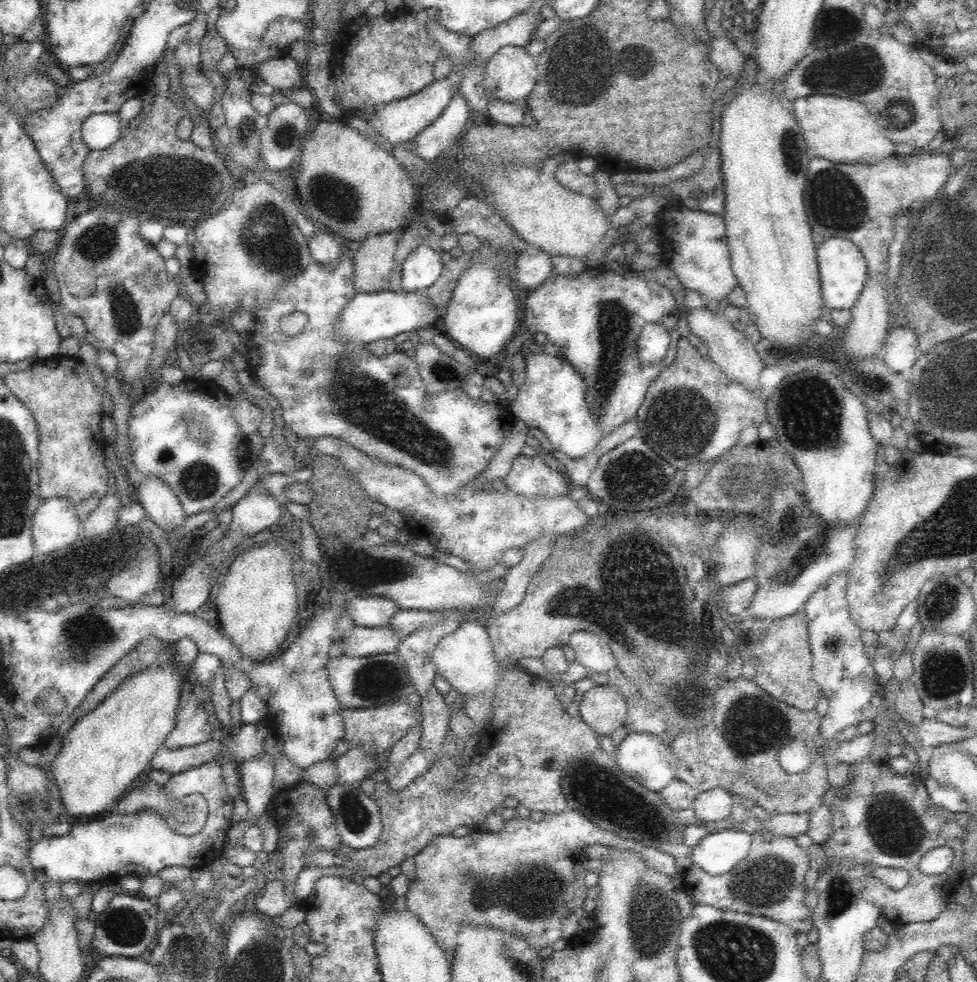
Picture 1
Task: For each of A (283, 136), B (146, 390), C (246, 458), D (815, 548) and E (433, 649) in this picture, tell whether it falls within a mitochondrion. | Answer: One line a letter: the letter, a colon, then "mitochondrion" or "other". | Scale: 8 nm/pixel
A: mitochondrion
B: other
C: other
D: mitochondrion
E: other

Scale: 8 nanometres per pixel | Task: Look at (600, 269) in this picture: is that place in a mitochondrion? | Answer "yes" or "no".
no

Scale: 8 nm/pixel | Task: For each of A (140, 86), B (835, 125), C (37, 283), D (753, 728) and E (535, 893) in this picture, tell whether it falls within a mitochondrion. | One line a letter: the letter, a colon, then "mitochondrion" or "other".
A: other
B: other
C: other
D: mitochondrion
E: mitochondrion

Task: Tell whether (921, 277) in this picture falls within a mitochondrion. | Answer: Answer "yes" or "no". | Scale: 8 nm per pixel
yes

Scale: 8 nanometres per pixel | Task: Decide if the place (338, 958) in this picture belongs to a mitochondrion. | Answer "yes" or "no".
no

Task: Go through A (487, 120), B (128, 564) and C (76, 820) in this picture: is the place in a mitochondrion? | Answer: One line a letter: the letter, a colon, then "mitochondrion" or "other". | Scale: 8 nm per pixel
A: other
B: other
C: other

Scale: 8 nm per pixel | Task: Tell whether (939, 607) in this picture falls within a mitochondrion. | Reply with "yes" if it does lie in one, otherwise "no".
yes

